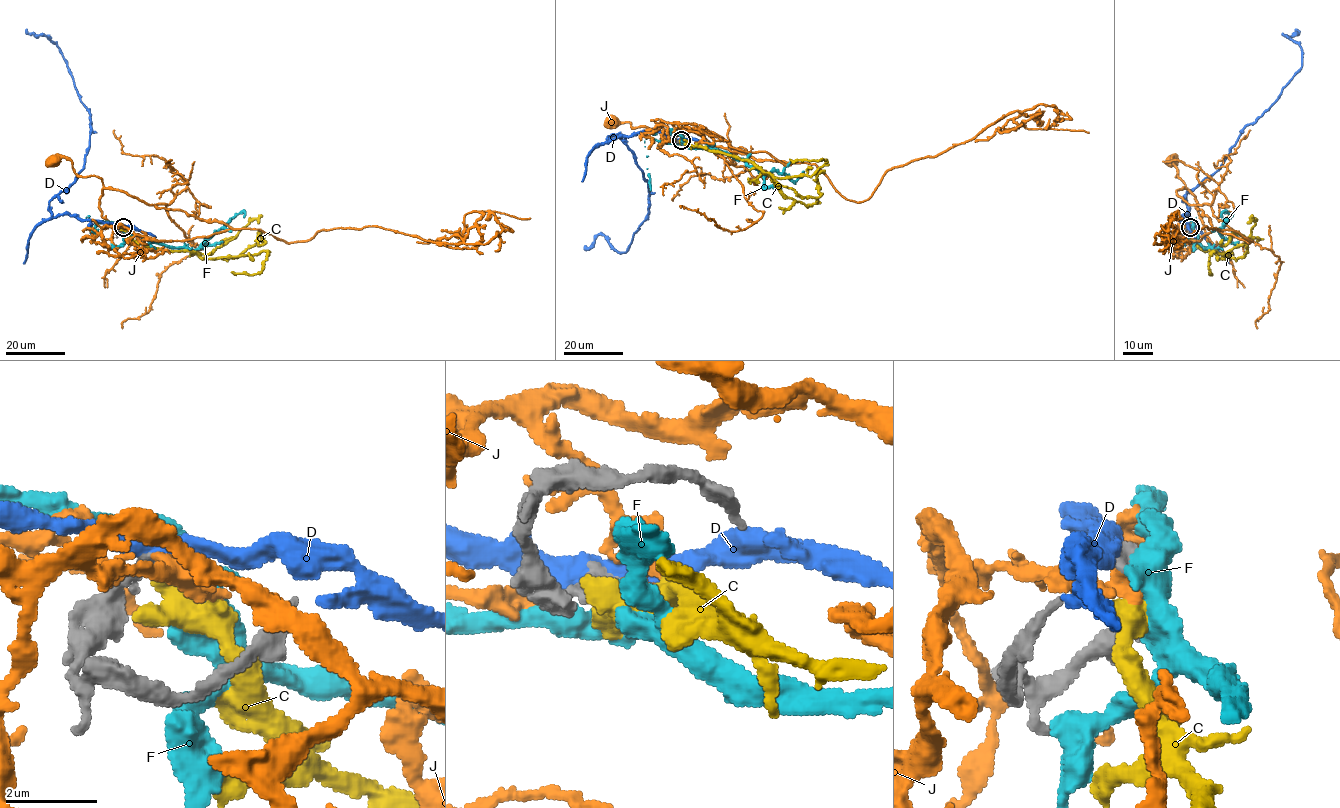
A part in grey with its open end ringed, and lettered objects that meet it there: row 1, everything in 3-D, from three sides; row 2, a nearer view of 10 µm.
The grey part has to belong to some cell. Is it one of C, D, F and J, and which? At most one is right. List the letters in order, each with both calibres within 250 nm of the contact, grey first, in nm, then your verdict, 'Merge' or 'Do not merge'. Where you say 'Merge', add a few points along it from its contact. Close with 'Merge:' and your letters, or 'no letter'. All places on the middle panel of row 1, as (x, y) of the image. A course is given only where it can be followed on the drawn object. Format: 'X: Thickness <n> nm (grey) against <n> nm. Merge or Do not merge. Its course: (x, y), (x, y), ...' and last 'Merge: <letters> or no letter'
C: Thickness 400 nm (grey) against 600 nm. Do not merge
D: Thickness 550 nm (grey) against 440 nm. Do not merge
F: Thickness 550 nm (grey) against 550 nm. Do not merge
J: Thickness 480 nm (grey) against 440 nm. Merge. Its course: (682, 141), (678, 128), (709, 131), (731, 147), (790, 164), (714, 147), (685, 127), (661, 135), (613, 121)
Merge: J

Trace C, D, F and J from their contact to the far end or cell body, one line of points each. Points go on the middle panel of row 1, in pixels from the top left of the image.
C: (680, 142), (750, 159), (776, 177), (811, 176), (825, 162), (824, 159), (790, 159)
D: (681, 140), (654, 131), (608, 136), (619, 137), (642, 170), (648, 216), (624, 252), (604, 235), (585, 246)
F: (681, 141), (689, 148), (715, 148), (730, 153), (761, 172), (784, 173), (795, 181), (802, 171)
J: (682, 141), (678, 128), (709, 131), (731, 147), (790, 164), (714, 147), (685, 127), (661, 135), (613, 121)

